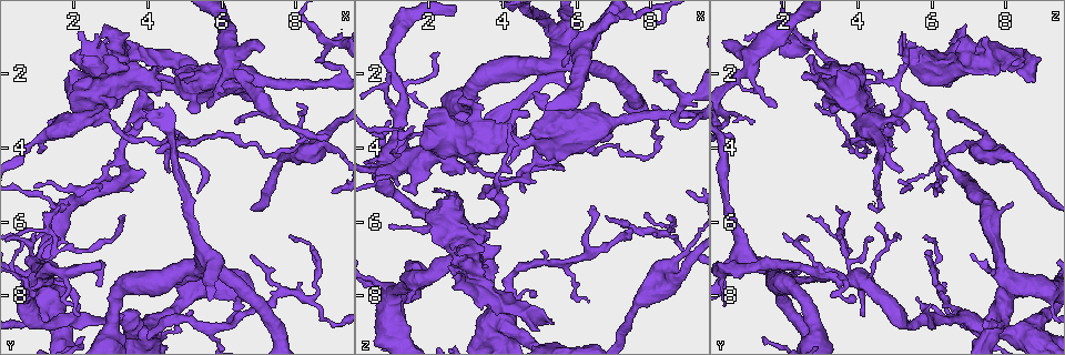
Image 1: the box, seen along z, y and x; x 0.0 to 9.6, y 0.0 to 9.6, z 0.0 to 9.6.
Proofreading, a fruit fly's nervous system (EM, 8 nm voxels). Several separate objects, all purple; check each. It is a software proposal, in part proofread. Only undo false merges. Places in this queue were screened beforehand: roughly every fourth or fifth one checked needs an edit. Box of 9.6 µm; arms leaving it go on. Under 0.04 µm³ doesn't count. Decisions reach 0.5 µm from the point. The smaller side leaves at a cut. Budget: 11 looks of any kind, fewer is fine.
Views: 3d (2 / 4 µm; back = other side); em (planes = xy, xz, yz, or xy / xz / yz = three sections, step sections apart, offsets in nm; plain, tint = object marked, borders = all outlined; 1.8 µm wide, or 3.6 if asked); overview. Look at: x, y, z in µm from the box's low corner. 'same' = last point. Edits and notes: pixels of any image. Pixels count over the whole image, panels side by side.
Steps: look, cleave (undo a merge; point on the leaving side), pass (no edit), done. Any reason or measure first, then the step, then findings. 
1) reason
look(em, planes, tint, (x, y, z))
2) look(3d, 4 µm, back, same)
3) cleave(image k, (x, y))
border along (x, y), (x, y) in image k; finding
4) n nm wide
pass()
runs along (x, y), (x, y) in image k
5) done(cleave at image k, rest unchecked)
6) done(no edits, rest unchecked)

sharp bend
look(3d, 4 µm, (0.95, 7.70, 8.15))

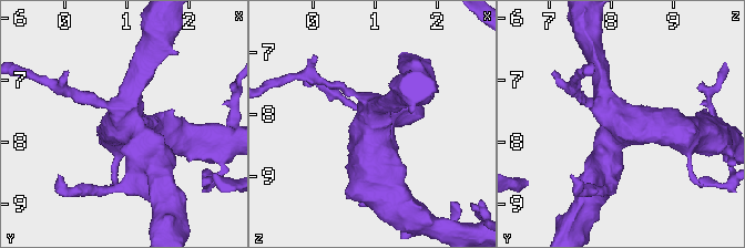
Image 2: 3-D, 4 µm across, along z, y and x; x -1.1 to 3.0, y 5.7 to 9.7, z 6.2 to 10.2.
4 arms; shape alone is not enough
look(em, 3.6 µm, planes, tint, (1.00, 7.75, 8.15))

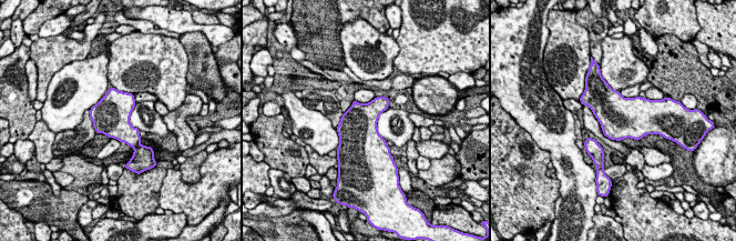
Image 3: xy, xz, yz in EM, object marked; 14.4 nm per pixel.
pass()
one neuron here

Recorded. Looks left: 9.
look(em, yz, step 16, borders, (1.10, 7.50, 3.80))

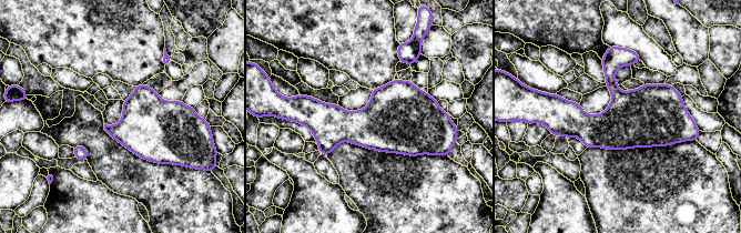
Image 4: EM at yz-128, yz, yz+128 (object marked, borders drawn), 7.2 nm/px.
pass()
all the same neuron

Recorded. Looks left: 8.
abrupt turn
look(em, yz, step 4, tint, (5.60, 7.30, 1.60))

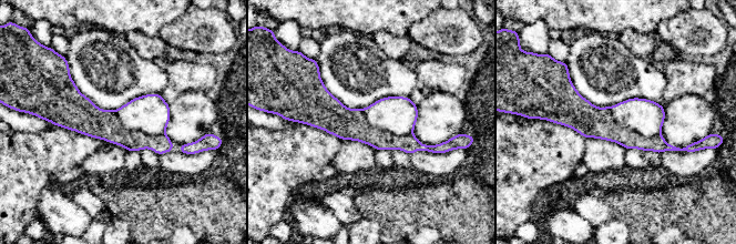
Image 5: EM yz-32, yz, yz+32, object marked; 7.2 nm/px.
cleave(image 5, (598, 122))
border along (609, 108), (617, 123), (660, 134) in image 5; two neurons meet here

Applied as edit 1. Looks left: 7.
look(overview)

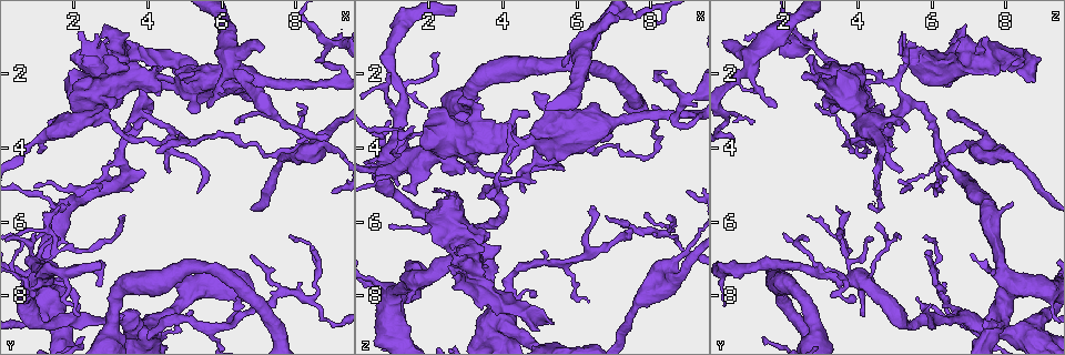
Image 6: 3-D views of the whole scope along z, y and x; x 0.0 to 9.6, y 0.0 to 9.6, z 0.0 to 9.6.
touches itself
look(3d, 4 µm, (4.60, 3.80, 4.65))

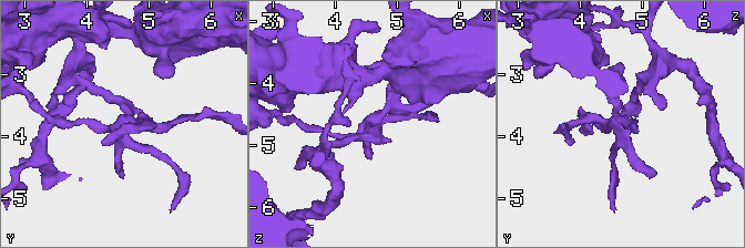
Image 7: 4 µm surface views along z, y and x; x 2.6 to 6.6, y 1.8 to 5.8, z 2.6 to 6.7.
look(em, xz, step 16, tint, (4.55, 3.80, 4.60))

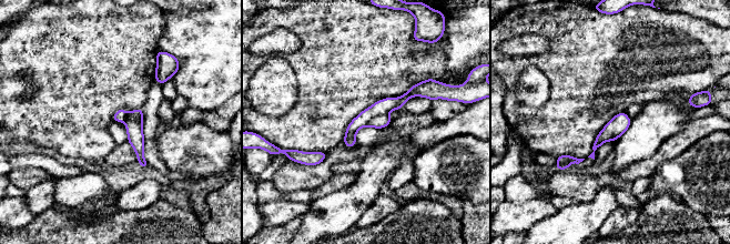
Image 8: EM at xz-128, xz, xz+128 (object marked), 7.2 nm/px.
120 nm wide
cleave(image 8, (384, 105))
two neurons meet here

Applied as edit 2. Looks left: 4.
look(overview)

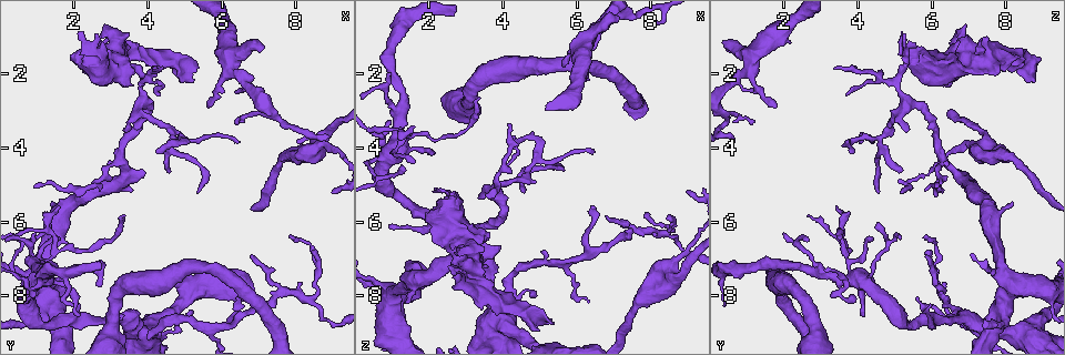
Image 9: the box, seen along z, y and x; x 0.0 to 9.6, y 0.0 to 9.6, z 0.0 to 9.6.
sharp bend
look(em, 3.6 µm, xz, step 16, tint, (3.15, 1.60, 6.60))

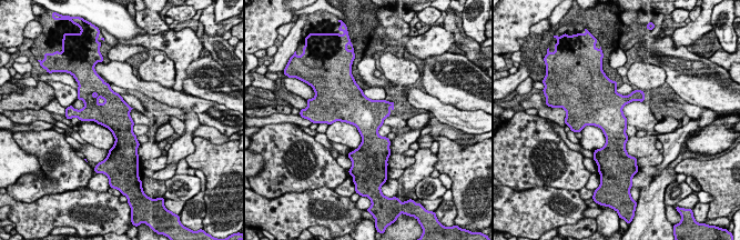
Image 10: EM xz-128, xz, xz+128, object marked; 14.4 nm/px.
another direction
look(em, 3.6 µm, planes, tint, same)

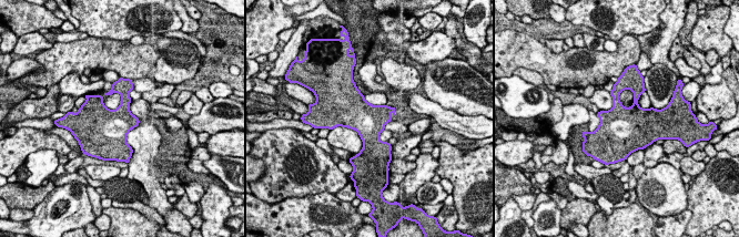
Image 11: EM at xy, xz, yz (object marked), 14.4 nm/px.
500 nm wide
pass()
all the same neuron

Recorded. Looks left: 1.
done(cleave at image 5, cleave at image 8, rest unchecked)

